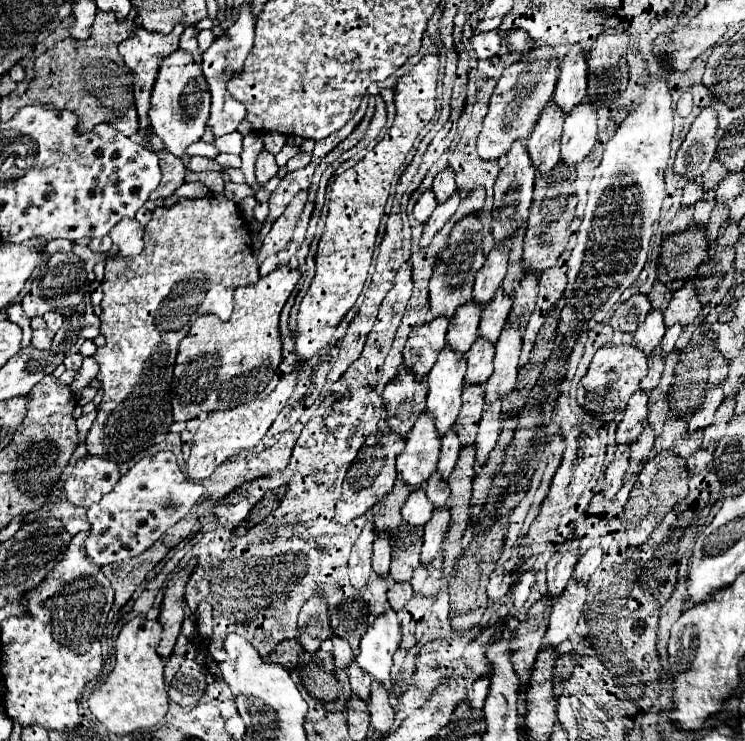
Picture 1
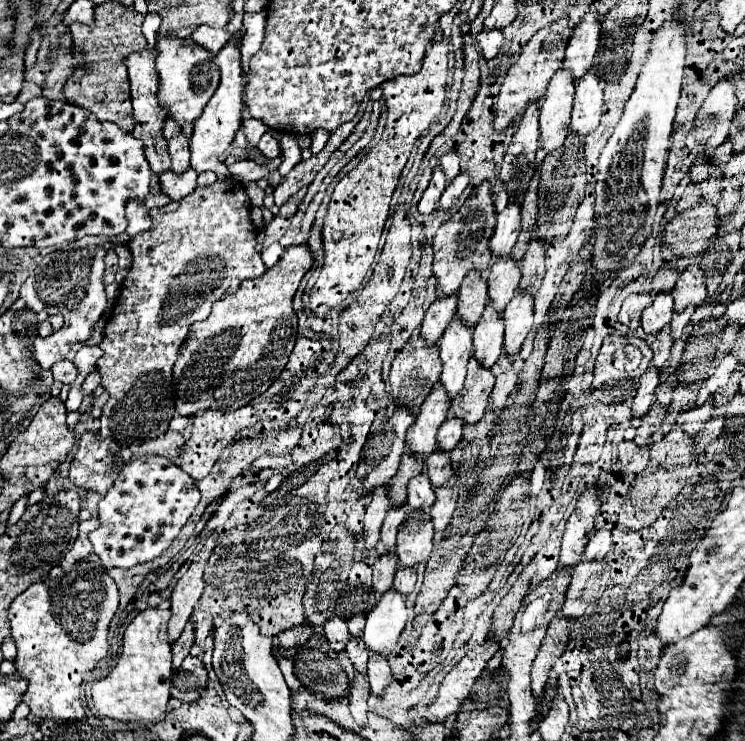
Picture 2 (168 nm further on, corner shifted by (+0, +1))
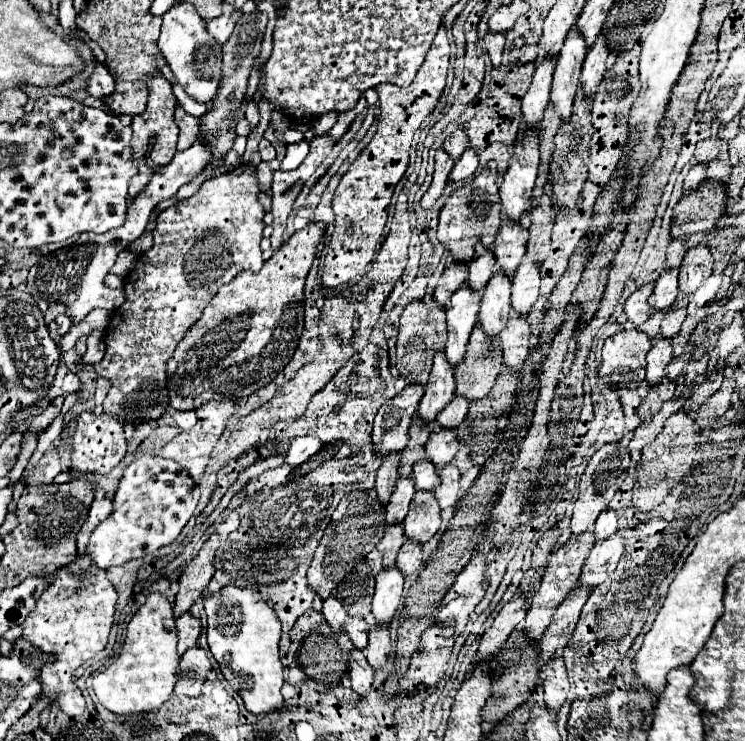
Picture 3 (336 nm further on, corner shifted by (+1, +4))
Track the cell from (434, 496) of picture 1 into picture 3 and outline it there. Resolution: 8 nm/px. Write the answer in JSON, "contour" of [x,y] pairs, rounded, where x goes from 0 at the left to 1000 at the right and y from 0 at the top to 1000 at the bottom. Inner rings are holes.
{"contour":[[[591,578],[591,580],[580,583],[574,596],[572,596],[572,613],[583,623],[585,632],[593,632],[593,629],[604,626],[607,618],[612,615],[615,605],[617,605],[617,596],[615,596],[612,583],[599,580],[599,578]]]}

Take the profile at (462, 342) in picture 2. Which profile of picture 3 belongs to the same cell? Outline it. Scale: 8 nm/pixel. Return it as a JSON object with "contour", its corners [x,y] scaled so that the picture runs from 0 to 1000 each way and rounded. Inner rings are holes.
{"contour":[[[620,381],[620,386],[607,397],[599,418],[601,426],[599,483],[607,491],[615,491],[620,486],[620,478],[626,475],[631,448],[642,429],[642,416],[644,416],[642,394],[636,394],[628,381]]]}

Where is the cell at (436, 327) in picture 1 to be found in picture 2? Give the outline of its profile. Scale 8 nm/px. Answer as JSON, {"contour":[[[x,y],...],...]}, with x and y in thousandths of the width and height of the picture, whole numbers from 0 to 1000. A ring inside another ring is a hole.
{"contour":[[[613,398],[611,401],[589,401],[570,422],[568,439],[565,439],[565,455],[570,463],[587,466],[595,455],[595,447],[605,436],[605,428],[611,428],[613,417]]]}

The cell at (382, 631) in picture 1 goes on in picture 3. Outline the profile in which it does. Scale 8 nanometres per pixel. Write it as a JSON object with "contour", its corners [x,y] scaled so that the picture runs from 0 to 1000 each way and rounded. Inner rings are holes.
{"contour":[[[532,764],[513,767],[510,775],[505,777],[499,829],[507,842],[523,842],[523,837],[540,810],[540,791],[542,791],[542,777]],[[534,796],[537,796],[537,802],[534,802]]]}

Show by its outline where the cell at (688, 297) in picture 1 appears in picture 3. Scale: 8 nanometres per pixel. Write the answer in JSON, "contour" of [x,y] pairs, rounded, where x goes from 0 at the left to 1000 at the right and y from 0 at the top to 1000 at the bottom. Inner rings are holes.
{"contour":[[[937,329],[926,335],[913,359],[913,394],[929,397],[934,394],[956,370],[958,348],[948,329]]]}

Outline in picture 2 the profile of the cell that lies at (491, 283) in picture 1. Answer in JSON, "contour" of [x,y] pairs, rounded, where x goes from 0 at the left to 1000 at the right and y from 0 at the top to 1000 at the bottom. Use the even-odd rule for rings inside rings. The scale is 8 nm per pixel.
{"contour":[[[686,274],[667,290],[667,306],[656,323],[656,336],[662,347],[683,347],[699,309],[699,279]]]}

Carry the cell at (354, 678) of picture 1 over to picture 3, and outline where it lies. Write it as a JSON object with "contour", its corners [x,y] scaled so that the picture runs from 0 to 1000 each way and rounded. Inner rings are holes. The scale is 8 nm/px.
{"contour":[[[475,831],[467,837],[464,842],[464,853],[472,864],[472,869],[481,874],[481,877],[491,877],[491,869],[494,869],[494,839],[486,834],[486,831]]]}

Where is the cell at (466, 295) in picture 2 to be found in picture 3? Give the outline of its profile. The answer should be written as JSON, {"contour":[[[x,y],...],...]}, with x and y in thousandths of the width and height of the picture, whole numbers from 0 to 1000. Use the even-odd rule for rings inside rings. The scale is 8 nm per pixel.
{"contour":[[[642,332],[642,337],[636,340],[636,348],[628,356],[628,367],[631,367],[628,381],[631,381],[634,391],[639,391],[639,394],[650,391],[652,381],[658,378],[658,370],[663,367],[663,362],[660,362],[663,356],[666,356],[663,340],[652,332]]]}

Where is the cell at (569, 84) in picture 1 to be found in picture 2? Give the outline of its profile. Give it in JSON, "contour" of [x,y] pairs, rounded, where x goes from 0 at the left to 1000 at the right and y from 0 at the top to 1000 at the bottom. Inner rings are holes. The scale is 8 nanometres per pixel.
{"contour":[[[788,20],[780,28],[780,34],[774,34],[769,39],[769,47],[766,47],[761,69],[758,69],[756,90],[769,101],[772,112],[796,88],[796,77],[799,77],[801,61],[804,61],[804,45],[807,45],[807,34],[799,20]]]}

